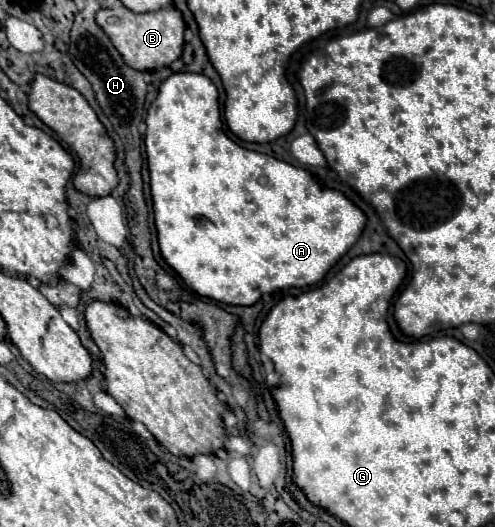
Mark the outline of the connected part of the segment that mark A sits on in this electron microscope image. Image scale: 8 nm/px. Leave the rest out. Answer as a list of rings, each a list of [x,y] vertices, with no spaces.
[[[178,72],[178,74],[172,74],[170,78],[166,78],[160,84],[158,96],[152,102],[152,106],[148,110],[148,116],[146,116],[144,146],[146,146],[146,158],[148,158],[150,194],[152,194],[154,224],[156,224],[156,230],[158,230],[160,254],[162,254],[164,262],[182,278],[182,282],[190,290],[194,290],[196,294],[200,294],[204,298],[210,298],[210,300],[216,300],[216,302],[222,302],[222,304],[230,304],[230,306],[252,306],[252,304],[256,304],[260,300],[262,294],[284,290],[284,288],[312,286],[312,284],[320,282],[324,278],[324,274],[348,252],[348,248],[358,240],[358,236],[360,236],[360,232],[362,232],[362,228],[366,224],[366,216],[362,214],[360,208],[356,208],[340,192],[320,188],[320,184],[316,182],[316,178],[310,172],[306,172],[302,168],[296,168],[292,164],[286,164],[282,160],[276,160],[272,156],[258,154],[258,152],[252,152],[252,150],[244,150],[236,142],[232,142],[222,130],[218,90],[210,82],[210,78],[206,78],[202,74],[192,74],[192,72],[182,74],[182,72]]]

